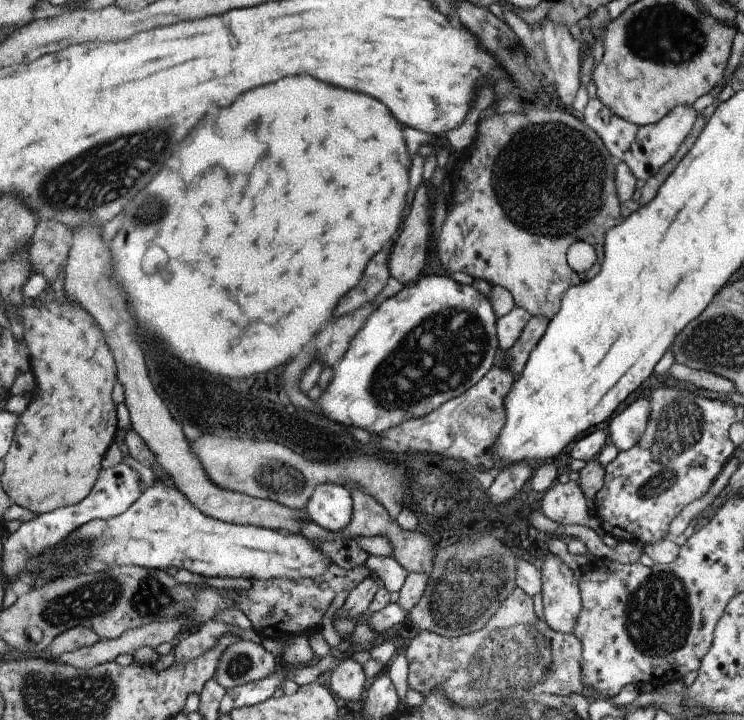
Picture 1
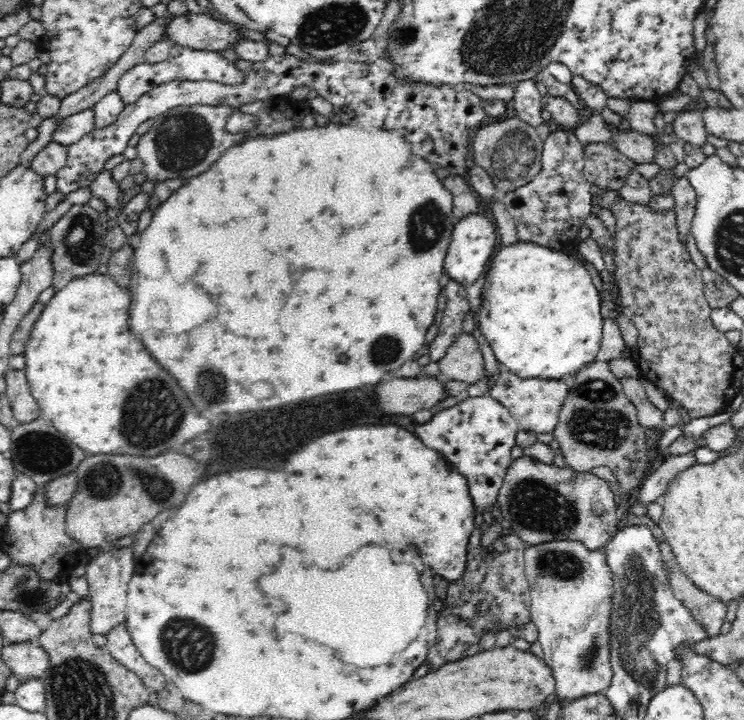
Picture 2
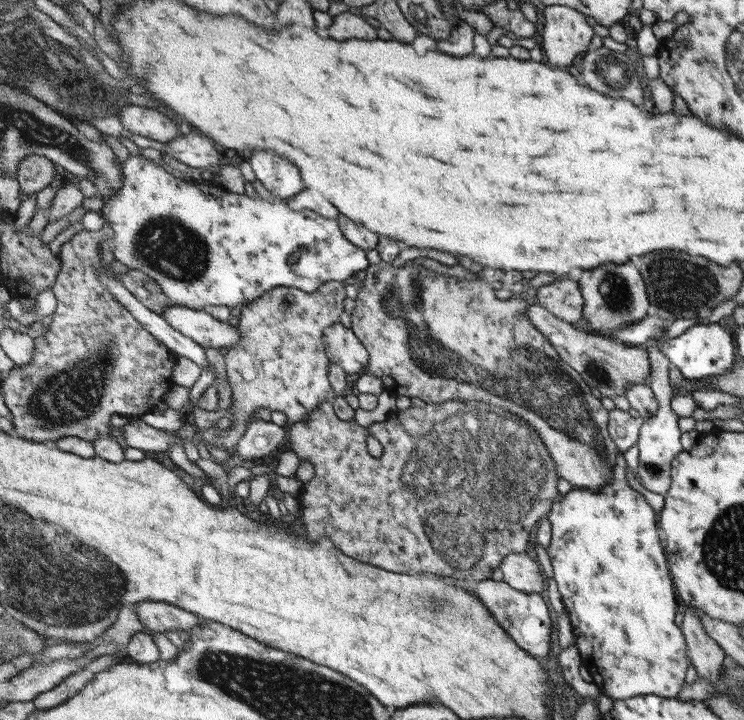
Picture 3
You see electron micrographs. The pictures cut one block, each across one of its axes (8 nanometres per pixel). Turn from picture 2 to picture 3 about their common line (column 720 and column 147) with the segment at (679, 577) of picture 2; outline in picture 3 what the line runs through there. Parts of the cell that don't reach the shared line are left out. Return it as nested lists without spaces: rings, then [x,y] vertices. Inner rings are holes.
[[[143,602],[135,606],[135,614],[139,622],[145,628],[145,634],[167,634],[167,632],[191,632],[195,630],[201,620],[193,612],[187,612],[185,608],[177,608],[173,604],[165,602]]]

